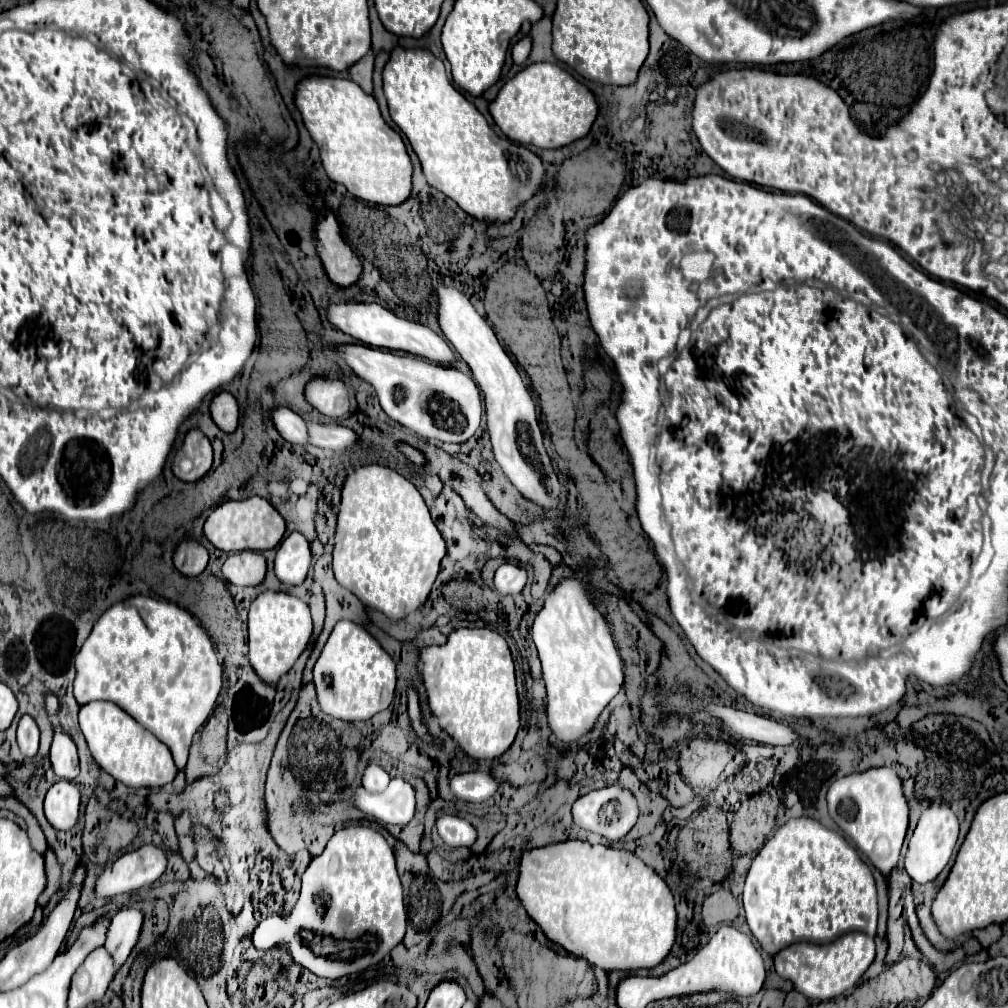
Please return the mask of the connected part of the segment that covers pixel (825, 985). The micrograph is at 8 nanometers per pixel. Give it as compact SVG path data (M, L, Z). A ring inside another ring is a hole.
M852 931L826 945L814 945L814 943L790 945L788 949L782 949L774 957L774 967L776 967L776 973L782 979L792 981L794 989L800 991L804 997L808 997L812 1001L814 999L828 1001L828 999L842 995L848 989L852 989L860 981L864 971L874 961L874 949L876 949L876 945L874 945L872 937L868 937L866 933Z

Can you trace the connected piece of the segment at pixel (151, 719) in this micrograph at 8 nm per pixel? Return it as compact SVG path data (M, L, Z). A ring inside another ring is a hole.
M144 595L112 605L76 655L76 701L114 701L168 745L178 769L186 765L194 733L212 715L222 683L216 649L198 621L176 603Z

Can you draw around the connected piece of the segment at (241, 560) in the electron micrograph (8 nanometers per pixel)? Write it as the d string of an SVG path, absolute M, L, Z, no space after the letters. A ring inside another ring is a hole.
M240 551L226 559L222 577L238 587L256 587L266 579L266 559L258 551Z

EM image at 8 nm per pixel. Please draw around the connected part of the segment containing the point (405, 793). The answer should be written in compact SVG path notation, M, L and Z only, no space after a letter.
M396 777L390 781L388 789L378 795L360 787L354 795L354 805L374 815L380 823L404 825L410 823L416 813L416 789L408 781Z

